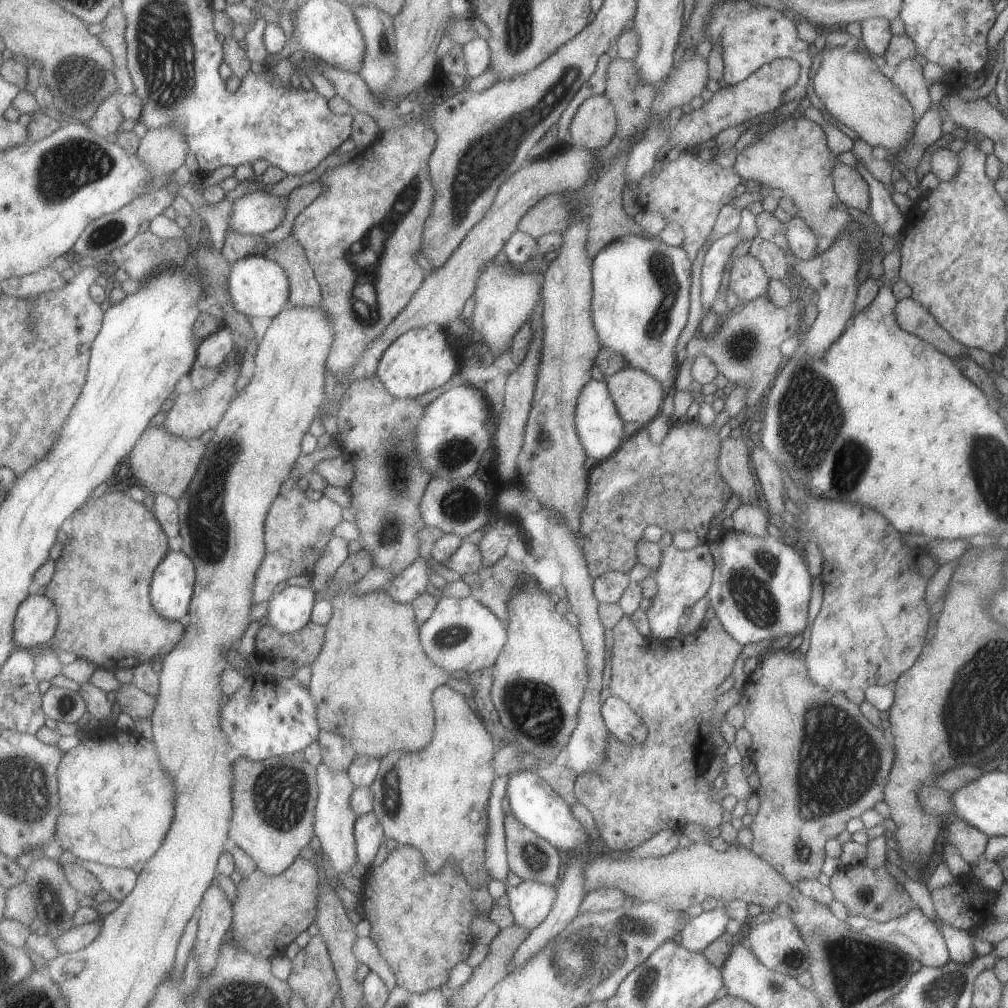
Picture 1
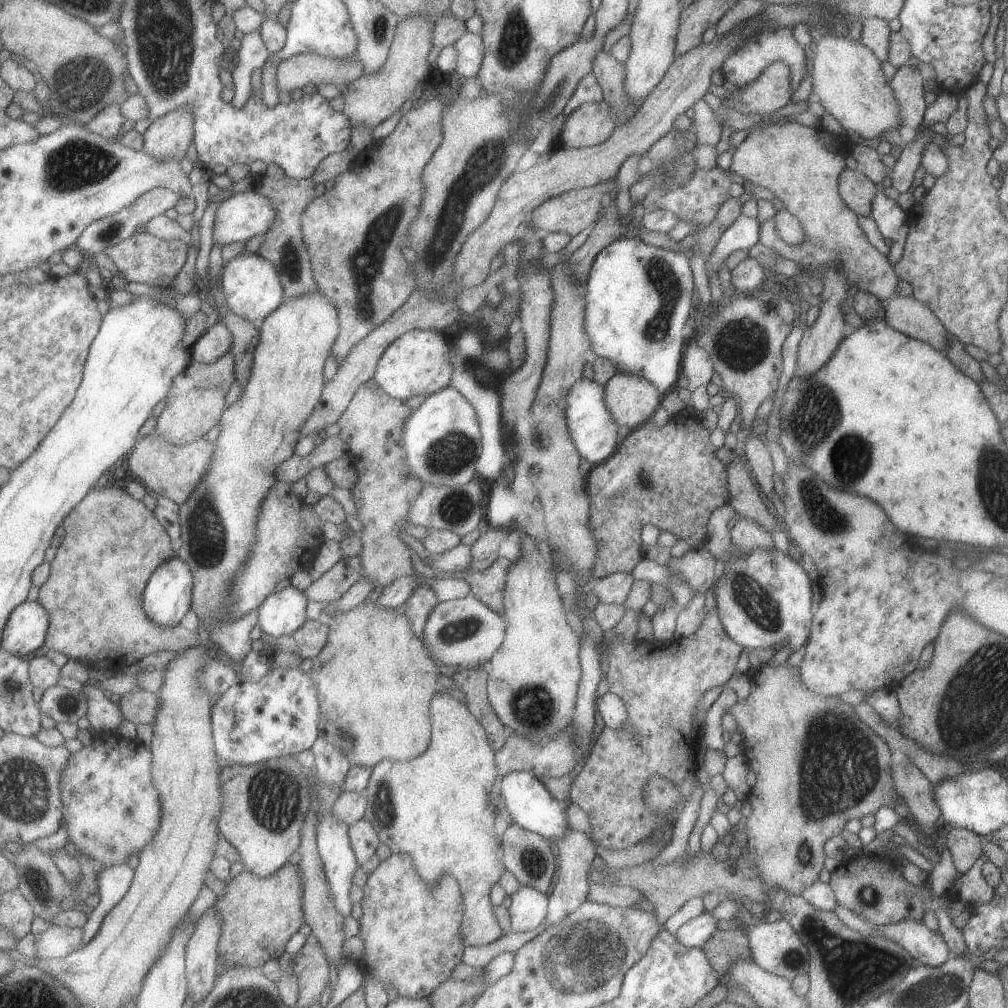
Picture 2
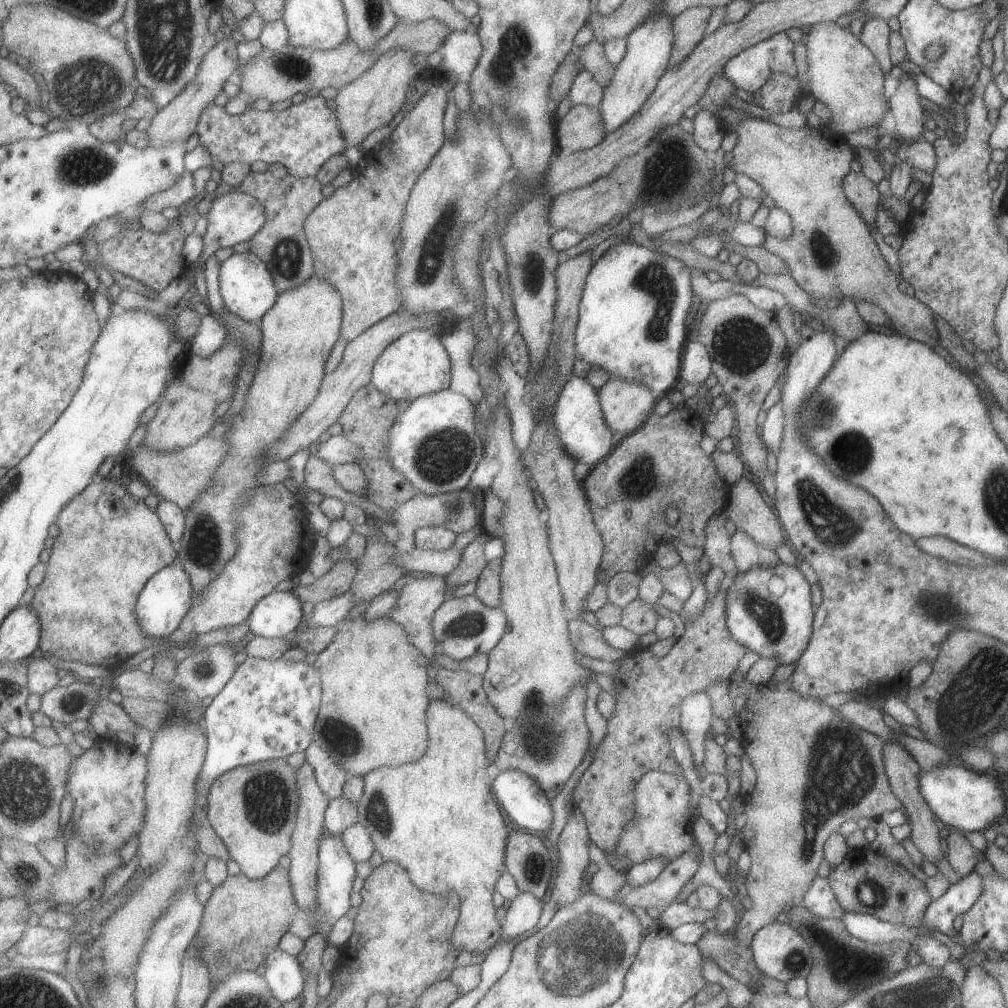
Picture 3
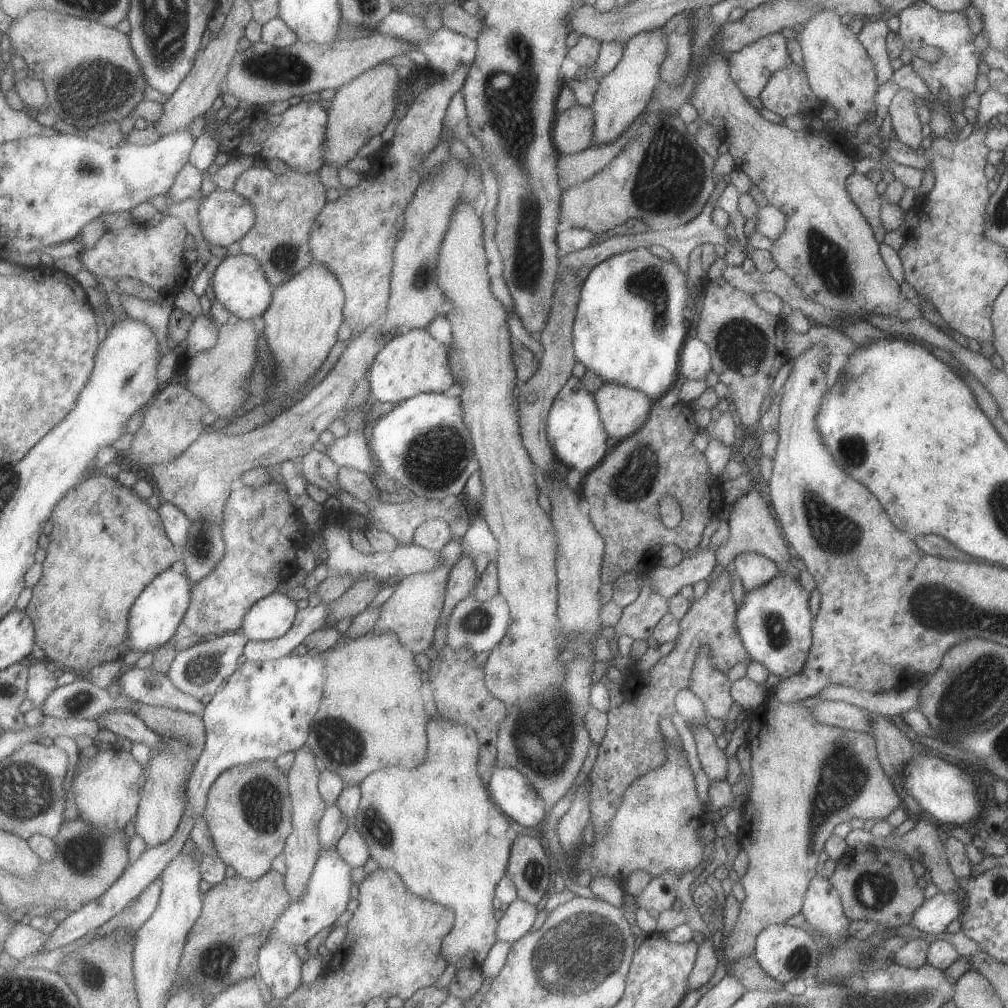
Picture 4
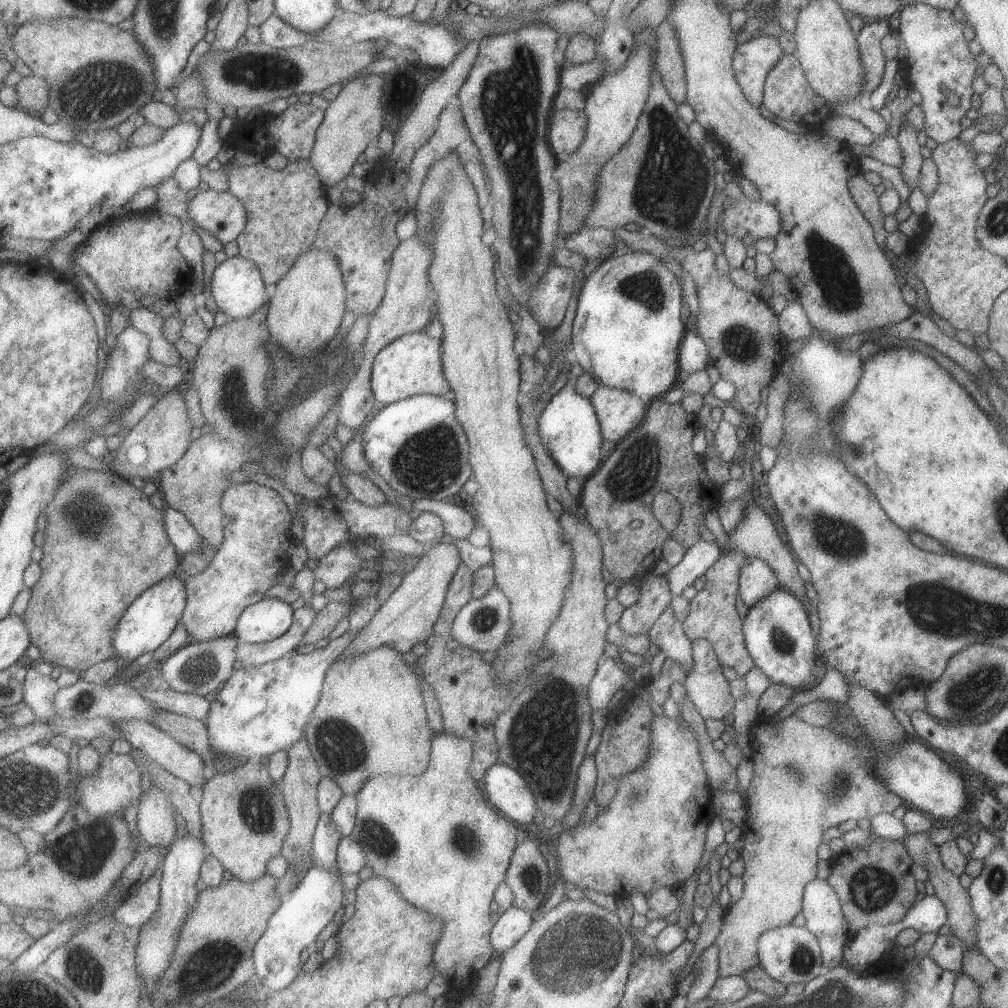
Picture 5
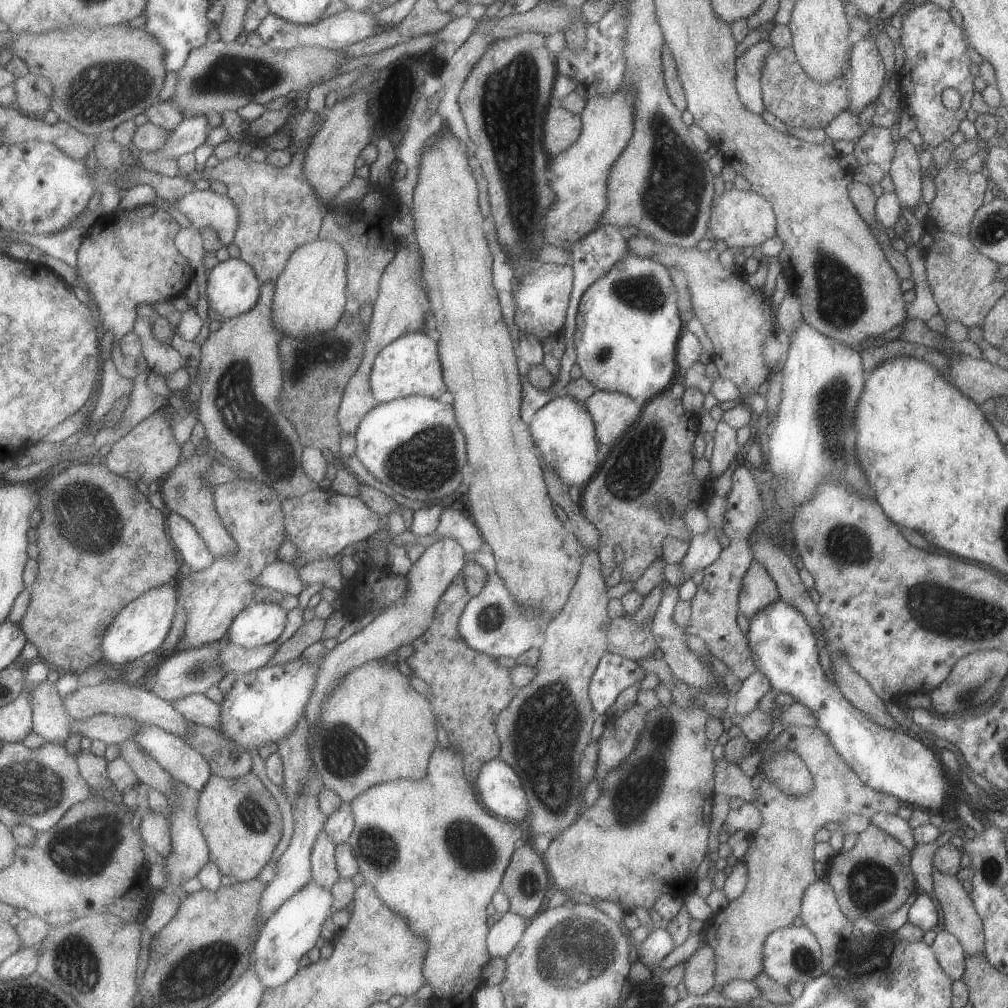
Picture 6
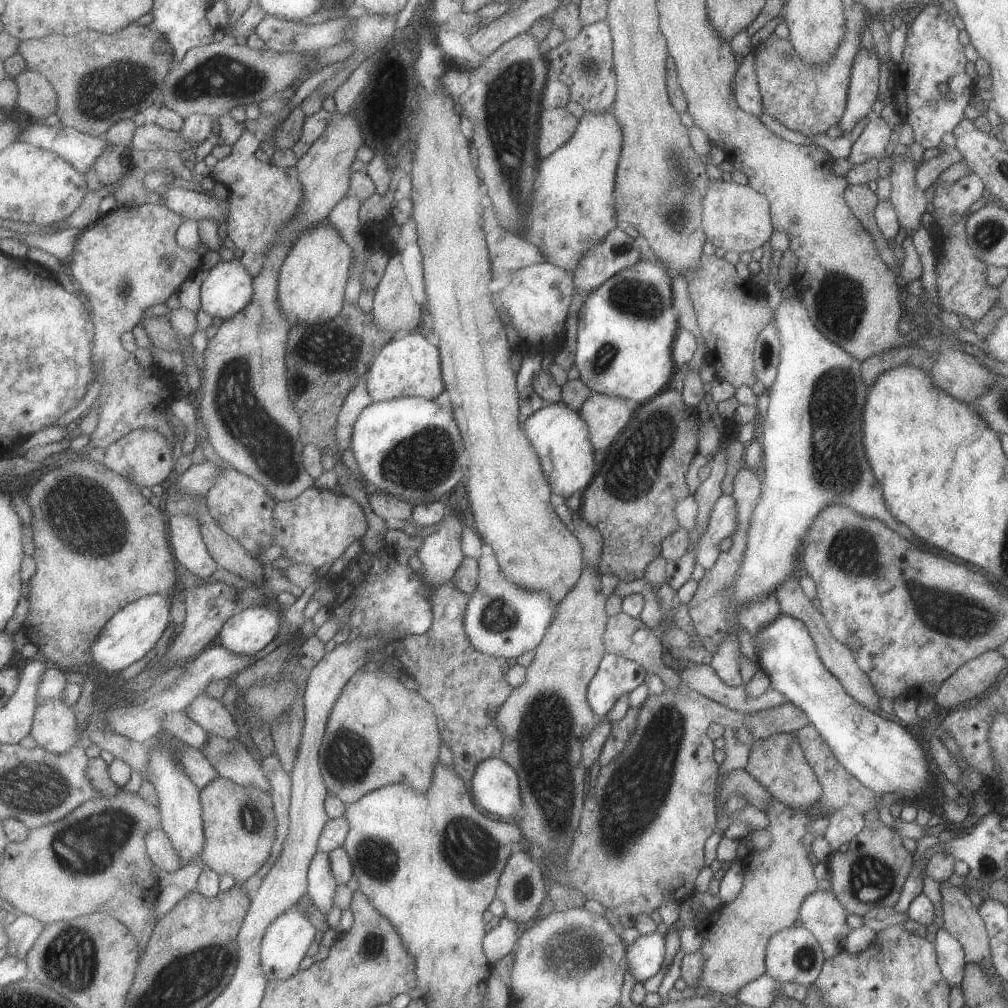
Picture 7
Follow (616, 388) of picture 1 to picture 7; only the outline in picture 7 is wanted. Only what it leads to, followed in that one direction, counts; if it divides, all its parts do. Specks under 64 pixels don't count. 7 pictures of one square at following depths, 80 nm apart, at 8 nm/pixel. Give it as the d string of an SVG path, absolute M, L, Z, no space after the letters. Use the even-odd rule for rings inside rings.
M591 393L577 410L586 424L591 446L605 450L626 427L634 407L619 397Z

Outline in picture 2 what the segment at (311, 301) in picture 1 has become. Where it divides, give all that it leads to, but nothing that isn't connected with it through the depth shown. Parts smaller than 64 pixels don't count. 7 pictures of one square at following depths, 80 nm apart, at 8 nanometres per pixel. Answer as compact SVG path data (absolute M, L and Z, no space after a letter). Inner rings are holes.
M267 175L257 179L258 183L254 190L268 196L273 201L278 212L275 224L266 233L263 245L257 252L267 260L273 261L273 264L276 264L276 267L280 270L287 299L317 293L320 290L320 286L316 281L312 256L302 233L302 212L316 198L314 180L312 178L297 180L289 176L277 180Z

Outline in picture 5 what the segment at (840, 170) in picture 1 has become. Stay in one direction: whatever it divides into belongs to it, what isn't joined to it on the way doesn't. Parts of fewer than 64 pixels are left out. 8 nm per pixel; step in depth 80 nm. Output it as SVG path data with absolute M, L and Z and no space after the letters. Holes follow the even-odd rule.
M855 173L849 178L847 186L857 208L871 225L876 243L881 248L886 247L884 244L886 232L882 223L883 214L878 203L878 196L873 189L874 185L869 184L861 173Z

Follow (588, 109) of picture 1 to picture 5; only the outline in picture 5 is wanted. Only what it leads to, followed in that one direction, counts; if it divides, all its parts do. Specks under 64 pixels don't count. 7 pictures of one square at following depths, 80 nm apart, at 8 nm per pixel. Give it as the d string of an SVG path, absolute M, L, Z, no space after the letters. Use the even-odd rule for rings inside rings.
M553 109L549 120L549 146L556 153L557 160L564 162L576 151L586 133L584 110Z

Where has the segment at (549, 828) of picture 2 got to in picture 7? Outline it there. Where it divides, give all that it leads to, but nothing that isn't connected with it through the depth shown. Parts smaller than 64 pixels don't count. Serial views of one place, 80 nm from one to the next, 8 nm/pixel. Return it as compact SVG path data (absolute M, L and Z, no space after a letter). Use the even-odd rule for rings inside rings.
M503 757L484 760L469 786L476 803L487 813L505 820L516 820L521 813L523 798L520 796L519 777Z

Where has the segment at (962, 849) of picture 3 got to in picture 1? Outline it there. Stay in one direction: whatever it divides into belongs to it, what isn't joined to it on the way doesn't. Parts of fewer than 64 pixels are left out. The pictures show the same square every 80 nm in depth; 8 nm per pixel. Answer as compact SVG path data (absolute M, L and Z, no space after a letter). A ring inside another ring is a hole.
M957 817L949 824L947 830L948 842L955 846L968 865L983 855L988 838L984 832Z

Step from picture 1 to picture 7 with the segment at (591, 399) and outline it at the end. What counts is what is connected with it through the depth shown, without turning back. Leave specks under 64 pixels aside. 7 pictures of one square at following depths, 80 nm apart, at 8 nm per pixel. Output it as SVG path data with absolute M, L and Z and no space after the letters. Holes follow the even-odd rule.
M563 401L548 403L522 423L525 436L540 459L540 467L551 488L554 500L566 499L576 490L584 490L593 478L597 466L593 462L593 450L588 437L586 424L576 410L569 408Z

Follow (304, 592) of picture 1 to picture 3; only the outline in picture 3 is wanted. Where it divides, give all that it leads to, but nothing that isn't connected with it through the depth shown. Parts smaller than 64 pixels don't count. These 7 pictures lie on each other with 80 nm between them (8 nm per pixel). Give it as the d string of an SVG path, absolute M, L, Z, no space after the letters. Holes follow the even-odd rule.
M292 590L273 591L254 608L250 628L257 635L280 639L301 628L304 618L302 600Z

